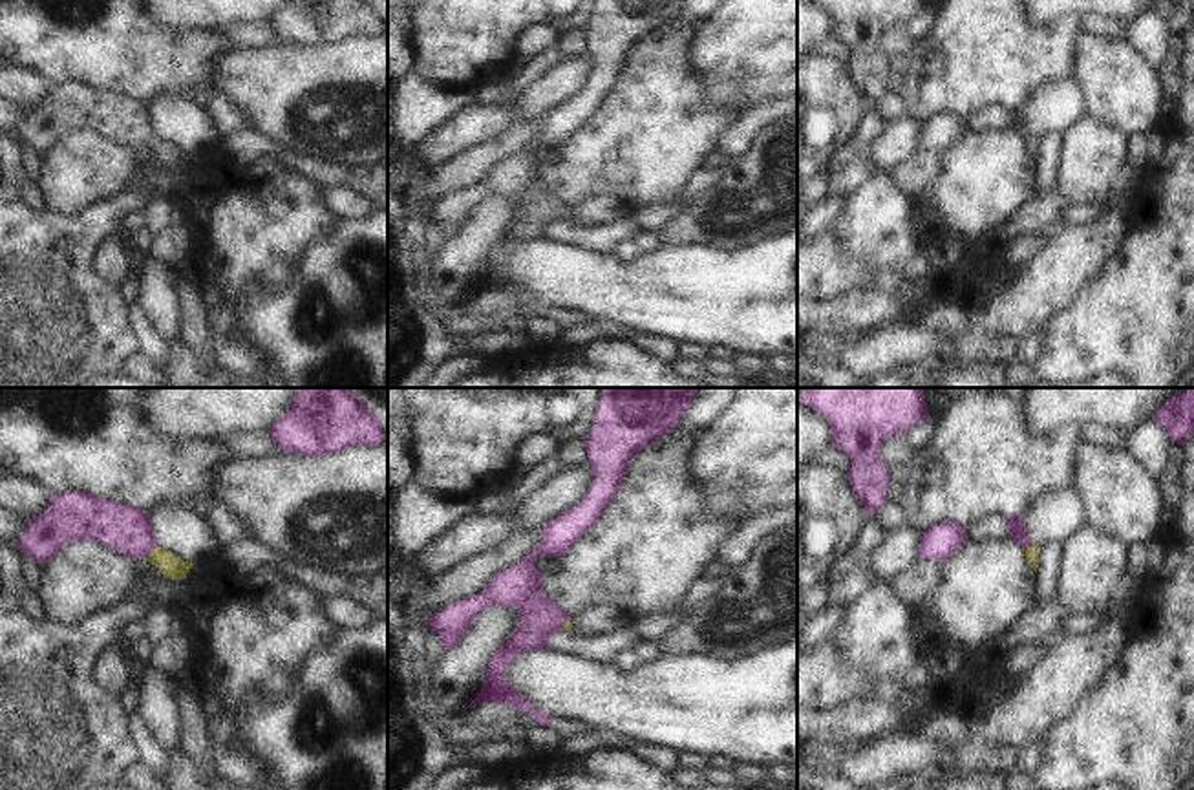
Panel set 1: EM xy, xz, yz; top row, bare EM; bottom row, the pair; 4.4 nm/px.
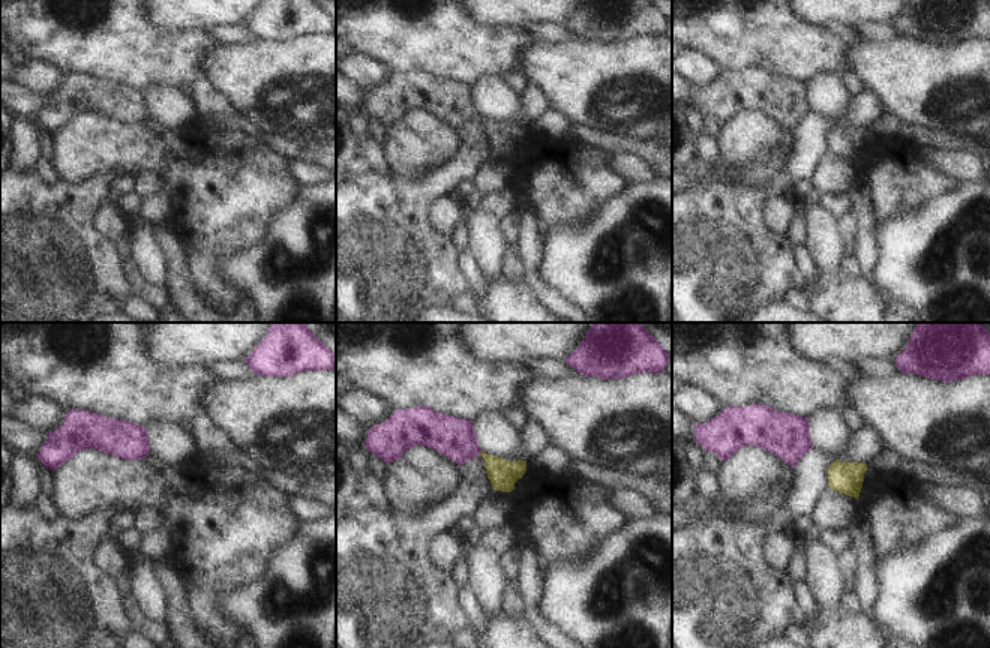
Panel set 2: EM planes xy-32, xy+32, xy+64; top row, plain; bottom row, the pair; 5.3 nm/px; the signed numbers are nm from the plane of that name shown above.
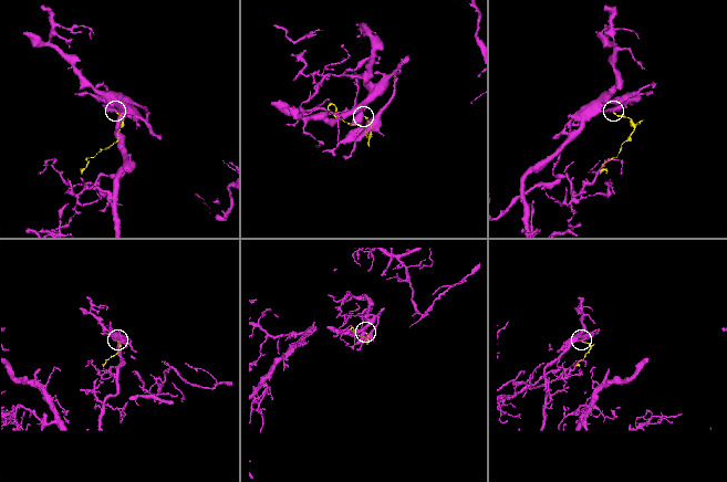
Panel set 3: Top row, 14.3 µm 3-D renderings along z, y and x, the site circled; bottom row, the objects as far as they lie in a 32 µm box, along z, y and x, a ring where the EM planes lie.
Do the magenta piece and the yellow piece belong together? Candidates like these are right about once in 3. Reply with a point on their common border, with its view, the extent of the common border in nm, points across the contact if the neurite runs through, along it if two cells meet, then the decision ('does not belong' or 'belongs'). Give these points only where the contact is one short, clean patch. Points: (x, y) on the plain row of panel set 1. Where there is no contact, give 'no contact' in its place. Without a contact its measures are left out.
contact xy (152, 141); length 80 nm; way xy (121, 117), (152, 141), (170, 156); belongs

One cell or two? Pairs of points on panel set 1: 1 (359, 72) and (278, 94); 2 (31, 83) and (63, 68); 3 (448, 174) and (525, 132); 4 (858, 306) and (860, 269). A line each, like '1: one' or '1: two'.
1: one
2: two
3: one
4: two

